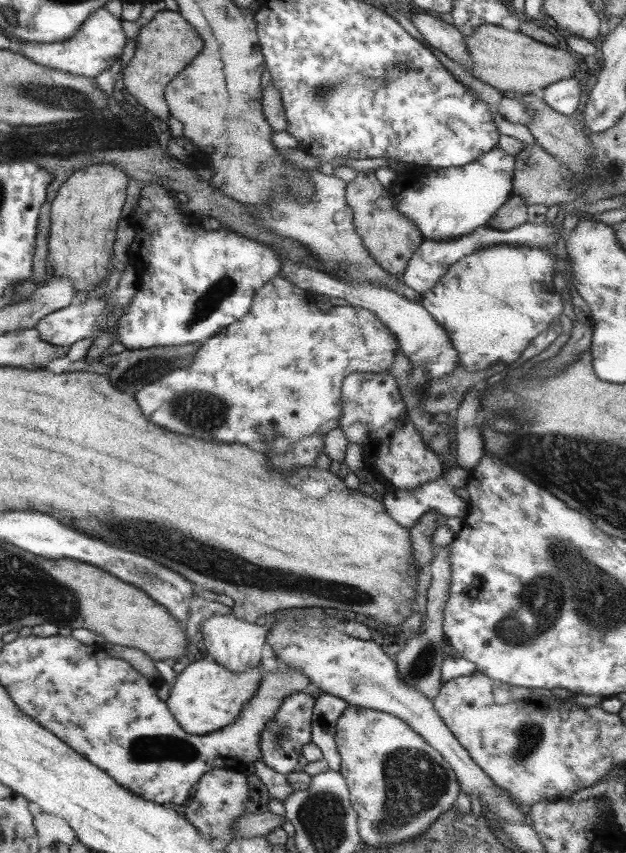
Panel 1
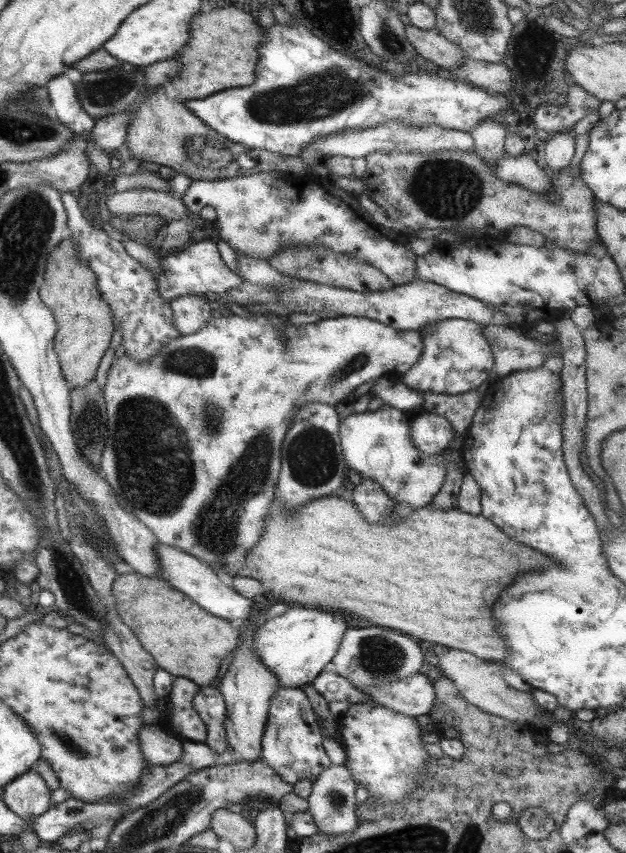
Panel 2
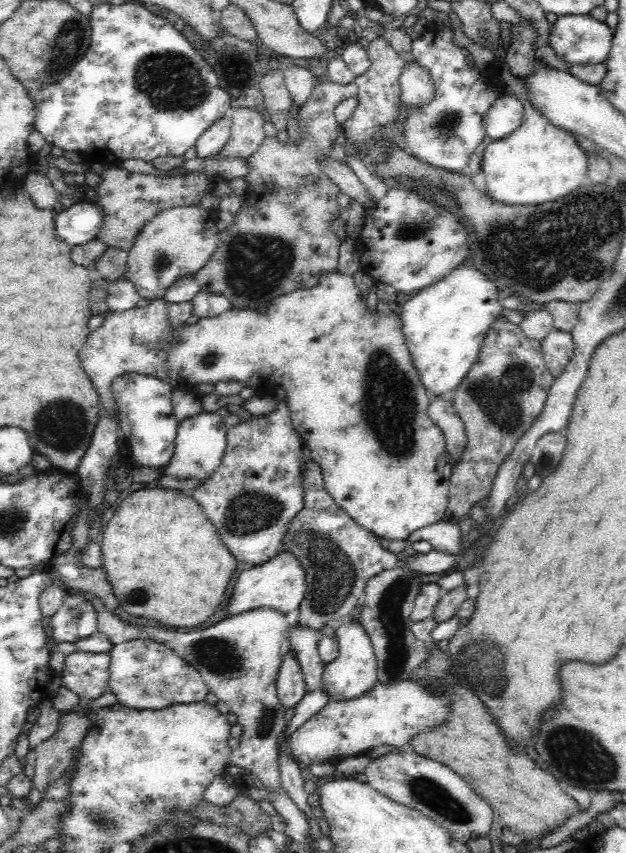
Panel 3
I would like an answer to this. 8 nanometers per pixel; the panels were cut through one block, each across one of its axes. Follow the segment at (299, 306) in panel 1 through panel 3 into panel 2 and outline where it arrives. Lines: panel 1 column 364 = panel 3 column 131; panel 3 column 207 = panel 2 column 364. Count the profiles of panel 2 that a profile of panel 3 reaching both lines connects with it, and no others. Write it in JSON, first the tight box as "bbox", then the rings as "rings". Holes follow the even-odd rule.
{"bbox":[98,313,423,576],"rings":[[[224,313],[219,318],[209,317],[205,325],[197,329],[197,332],[171,339],[159,353],[147,361],[137,364],[135,359],[127,357],[125,353],[121,354],[111,363],[102,390],[105,401],[106,439],[98,470],[99,475],[111,487],[119,506],[145,525],[159,543],[175,547],[184,554],[207,563],[215,571],[221,570],[229,576],[237,576],[236,572],[242,566],[246,553],[259,540],[257,536],[262,534],[261,526],[265,522],[265,517],[269,515],[274,487],[280,471],[281,443],[289,425],[293,422],[293,414],[297,414],[297,410],[305,402],[321,402],[334,406],[348,401],[351,392],[359,384],[369,382],[373,378],[375,380],[381,376],[389,376],[391,379],[403,377],[405,372],[417,362],[423,351],[421,333],[418,330],[397,332],[375,320],[345,315],[323,318],[315,324],[301,326],[290,324],[287,316],[279,317],[280,323],[283,324],[281,337],[279,337],[279,331],[272,328],[271,322],[267,321],[265,314],[251,313],[251,315],[242,316]]]}

